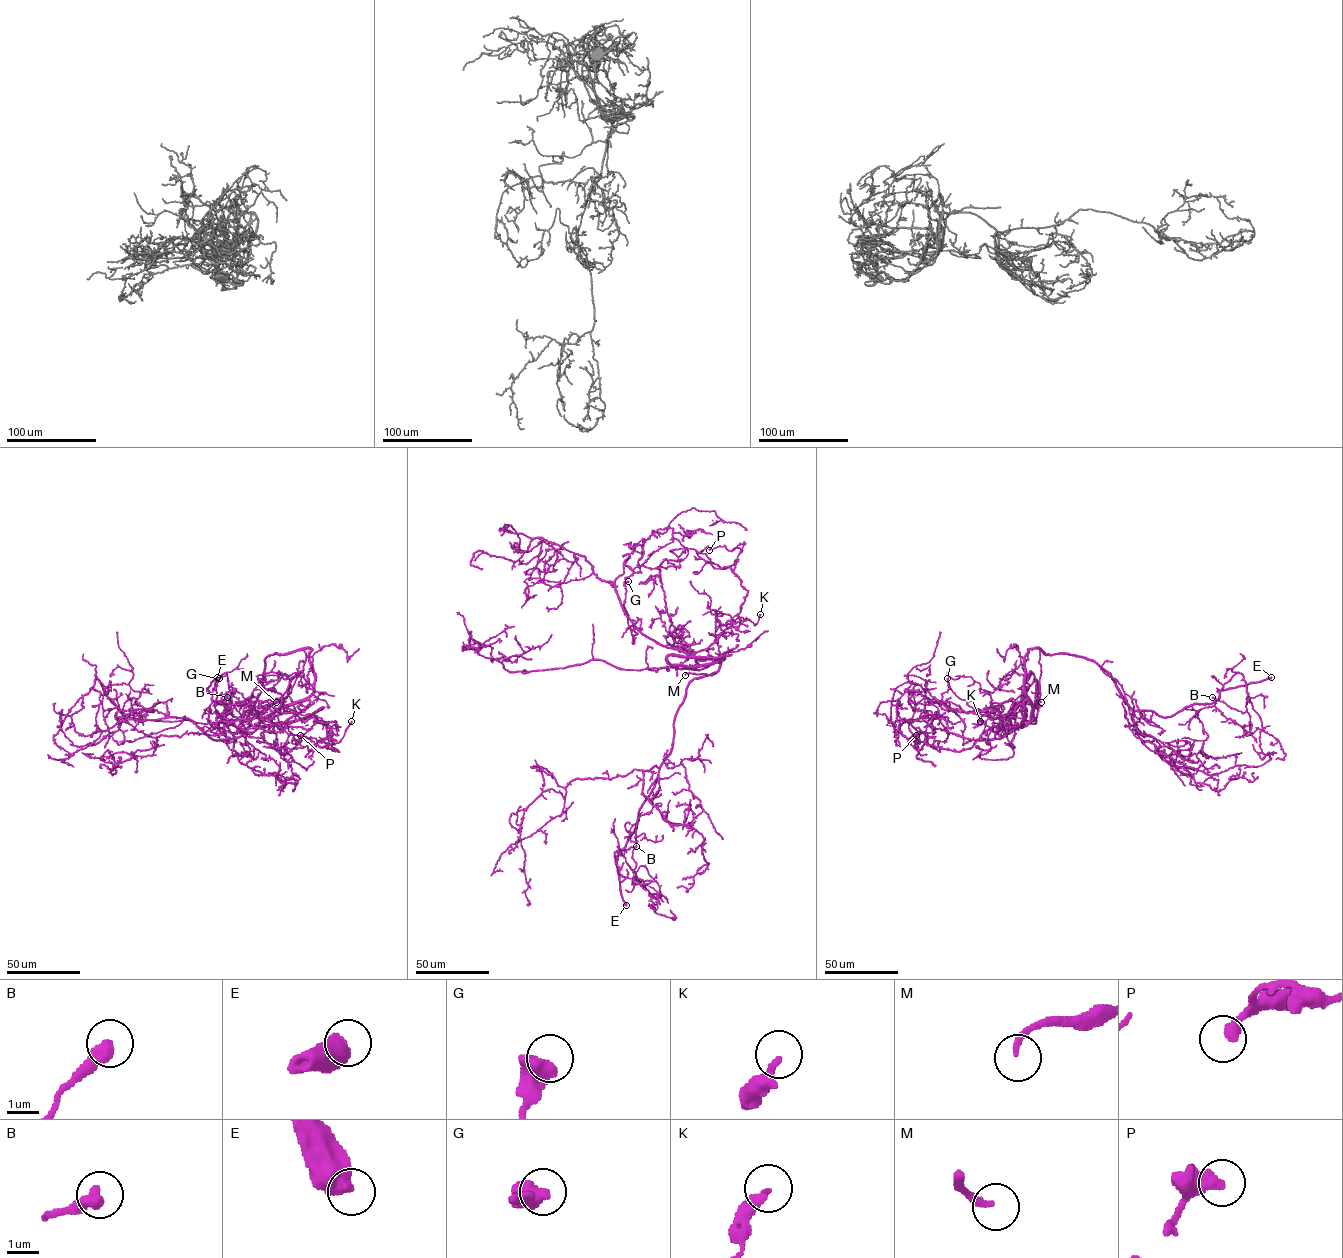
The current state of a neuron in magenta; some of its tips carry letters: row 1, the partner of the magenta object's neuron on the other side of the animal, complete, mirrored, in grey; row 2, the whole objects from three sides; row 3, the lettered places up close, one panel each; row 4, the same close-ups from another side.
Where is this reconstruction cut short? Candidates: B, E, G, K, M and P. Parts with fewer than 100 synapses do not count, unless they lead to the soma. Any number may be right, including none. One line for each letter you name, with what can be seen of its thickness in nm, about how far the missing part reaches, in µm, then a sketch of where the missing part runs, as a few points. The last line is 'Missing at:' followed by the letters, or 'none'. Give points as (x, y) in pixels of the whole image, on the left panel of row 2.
E: calibre 650 nm; missing 300 µm; course (217, 677), (224, 684), (245, 677), (231, 690), (239, 705), (233, 717), (249, 725), (248, 688), (286, 691)
M: calibre 200 nm; missing 250 µm; course (276, 702), (278, 714), (259, 721), (141, 717), (113, 709), (98, 695), (91, 672), (109, 658), (110, 676)
Missing at: E, M

